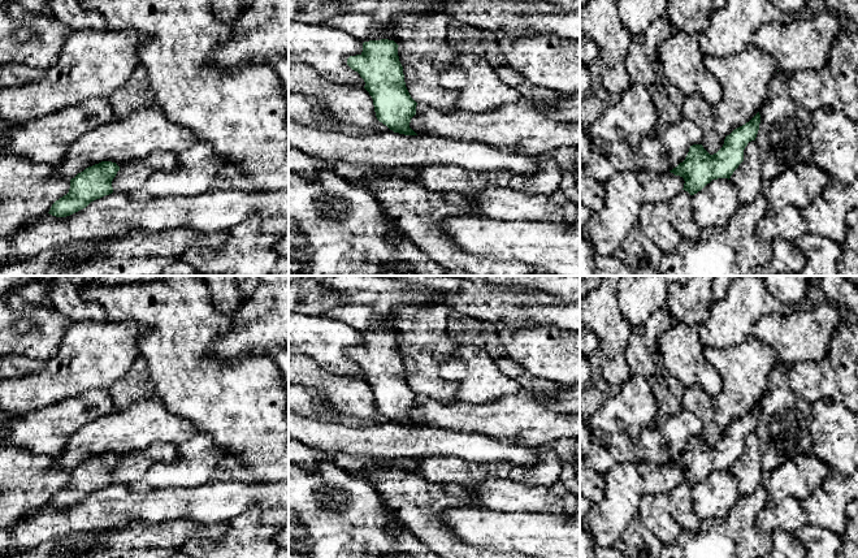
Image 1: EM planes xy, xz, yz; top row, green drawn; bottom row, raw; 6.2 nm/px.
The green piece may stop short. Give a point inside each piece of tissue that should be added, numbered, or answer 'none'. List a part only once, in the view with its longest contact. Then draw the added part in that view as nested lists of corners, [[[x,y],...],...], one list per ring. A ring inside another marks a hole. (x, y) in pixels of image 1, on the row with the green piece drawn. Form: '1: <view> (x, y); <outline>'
1: xz (375, 35); [[[372,31],[363,39],[363,43],[369,40],[381,40],[381,39],[387,39],[387,38],[380,31]]]

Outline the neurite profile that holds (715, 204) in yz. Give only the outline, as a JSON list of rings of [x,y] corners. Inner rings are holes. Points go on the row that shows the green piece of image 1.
[[[712,179],[693,195],[694,221],[701,229],[725,228],[740,206],[738,190],[731,179]]]

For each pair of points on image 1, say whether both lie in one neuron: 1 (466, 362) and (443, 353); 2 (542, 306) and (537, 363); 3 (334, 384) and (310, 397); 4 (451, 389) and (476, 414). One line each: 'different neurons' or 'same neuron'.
1: different neurons
2: different neurons
3: different neurons
4: different neurons

